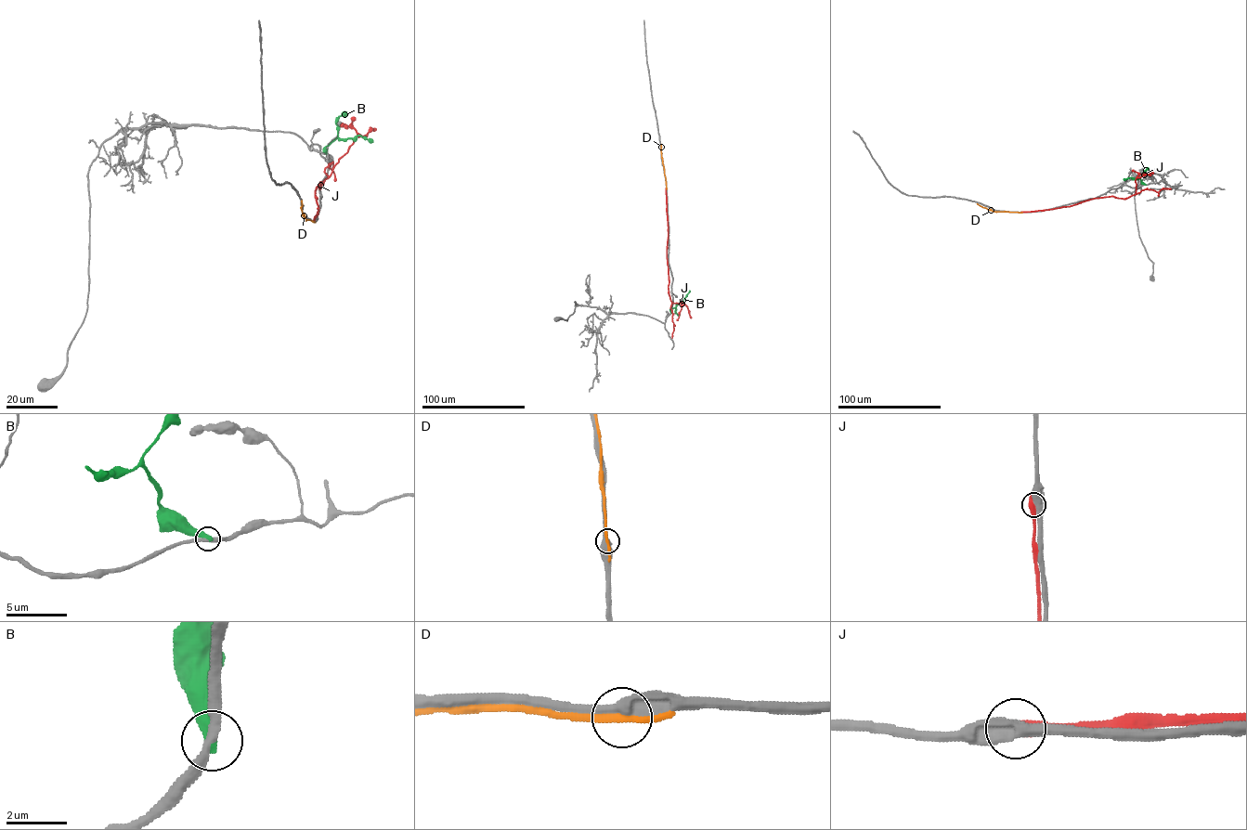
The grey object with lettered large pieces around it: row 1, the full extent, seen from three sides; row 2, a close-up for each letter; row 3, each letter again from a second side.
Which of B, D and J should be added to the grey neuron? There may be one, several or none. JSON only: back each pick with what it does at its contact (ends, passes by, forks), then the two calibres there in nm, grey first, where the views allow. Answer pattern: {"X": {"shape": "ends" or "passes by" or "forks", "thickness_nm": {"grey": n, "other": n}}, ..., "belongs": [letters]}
{"belongs": []}

